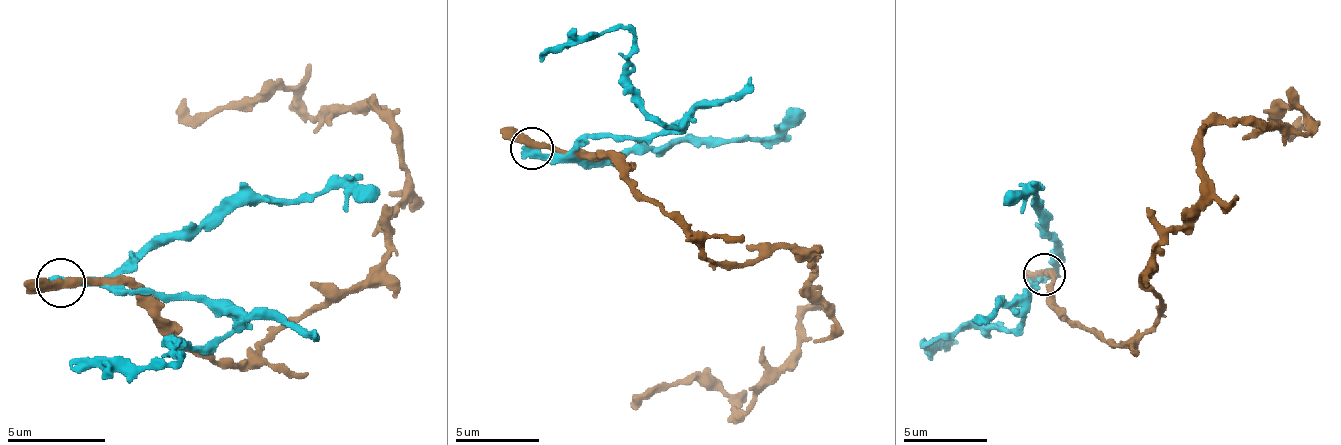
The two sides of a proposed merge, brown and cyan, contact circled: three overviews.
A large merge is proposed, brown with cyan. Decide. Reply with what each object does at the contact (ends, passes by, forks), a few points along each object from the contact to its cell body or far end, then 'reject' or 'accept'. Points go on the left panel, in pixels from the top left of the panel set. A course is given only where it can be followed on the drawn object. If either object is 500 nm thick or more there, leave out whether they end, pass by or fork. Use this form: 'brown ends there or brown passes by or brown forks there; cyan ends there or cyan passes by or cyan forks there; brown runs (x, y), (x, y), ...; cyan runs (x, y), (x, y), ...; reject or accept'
brown runs (62, 281), (120, 281), (243, 365), (385, 252), (405, 149), (376, 104), (312, 114), (263, 90), (174, 109); cyan runs (62, 281), (111, 281), (145, 296), (209, 296), (233, 325), (199, 345), (170, 345), (179, 360), (71, 365); reject

